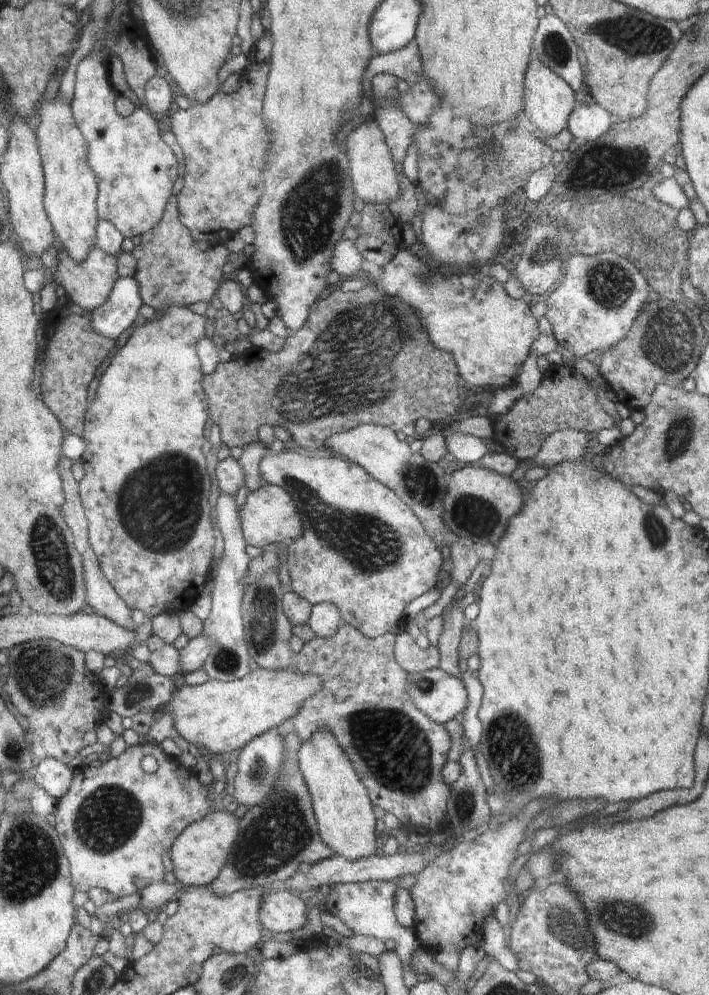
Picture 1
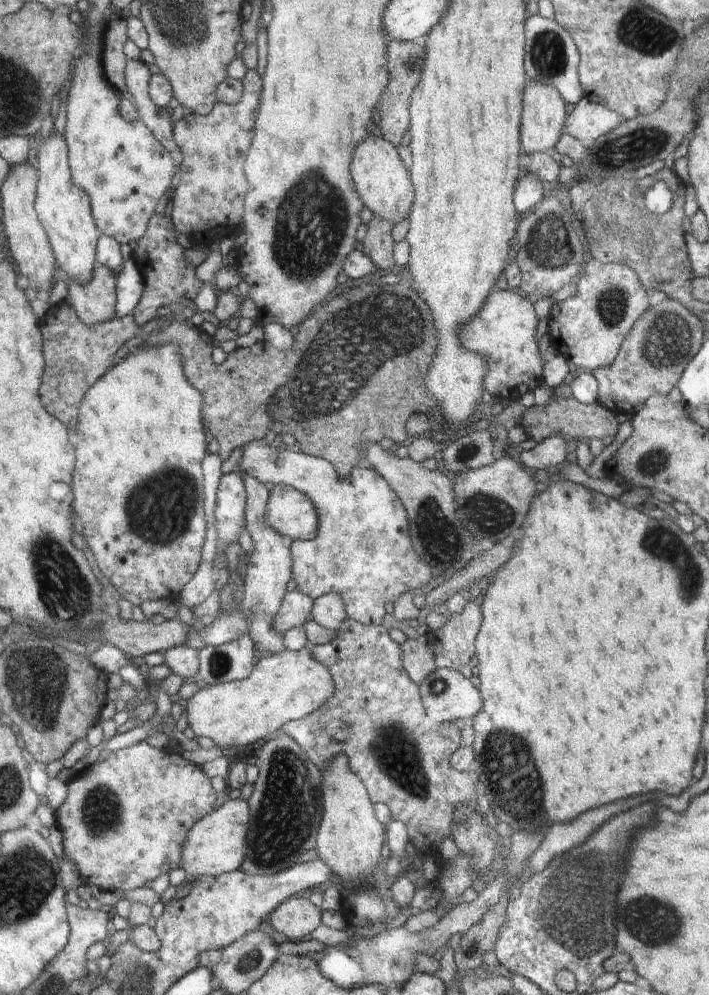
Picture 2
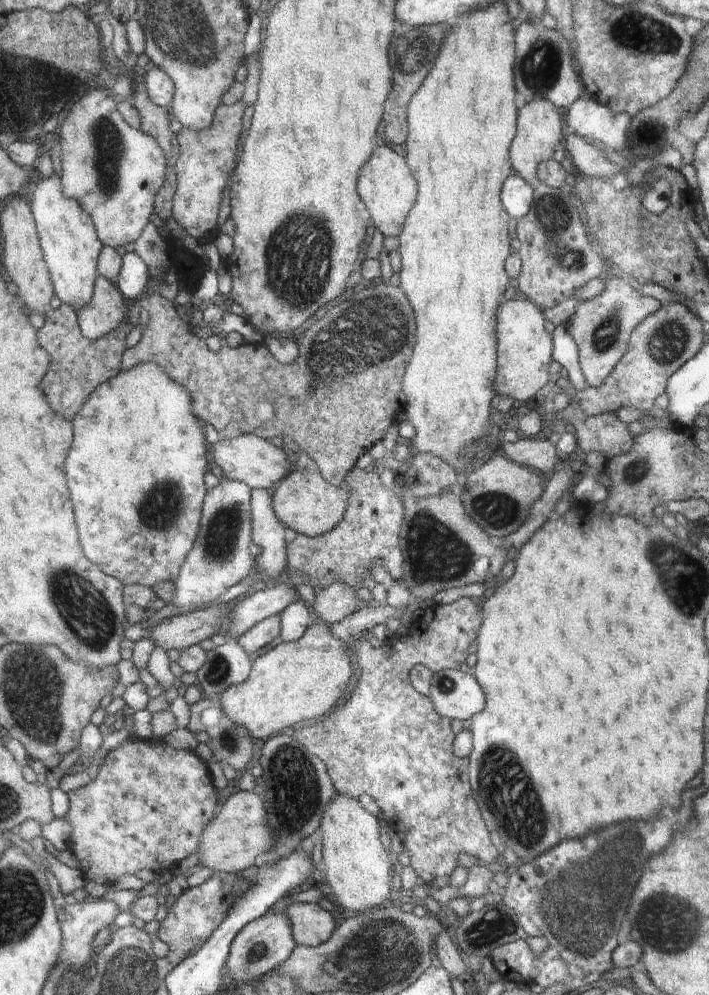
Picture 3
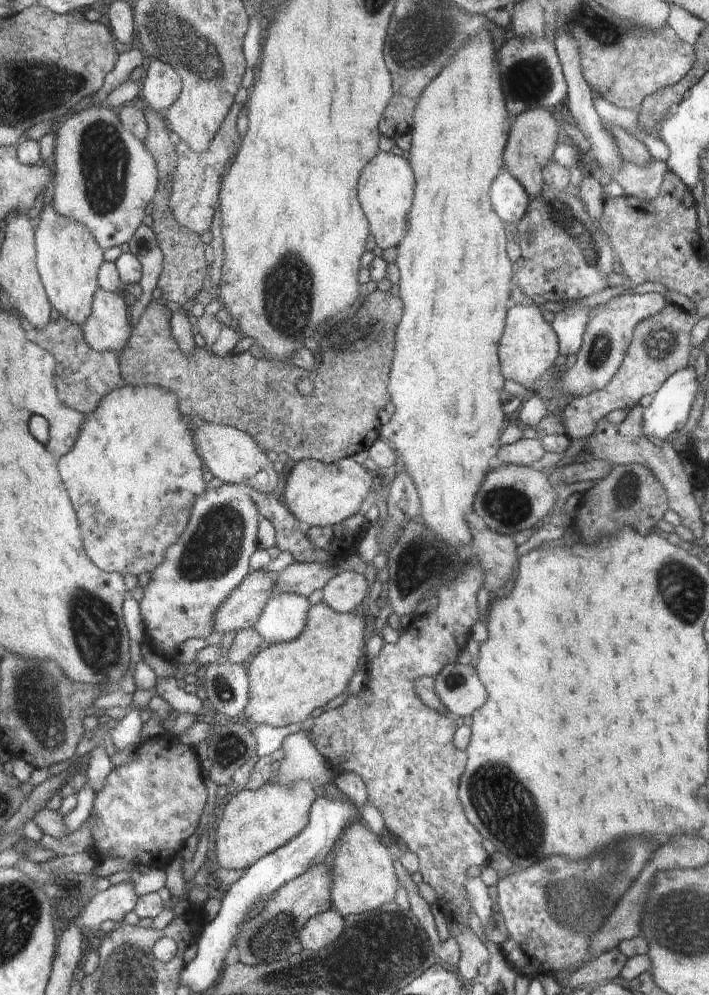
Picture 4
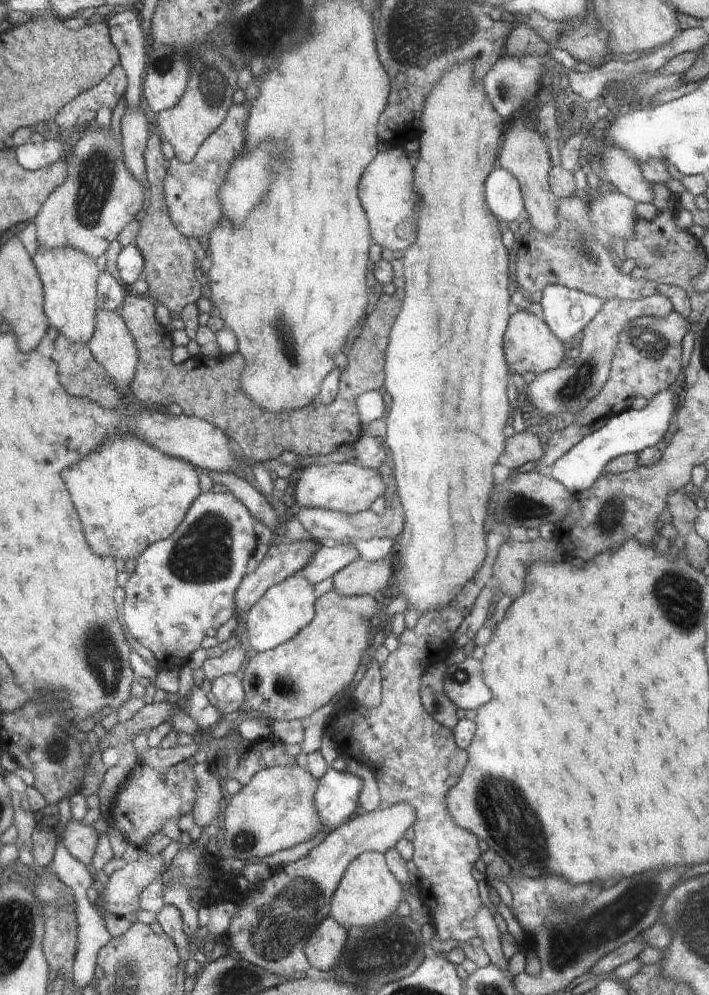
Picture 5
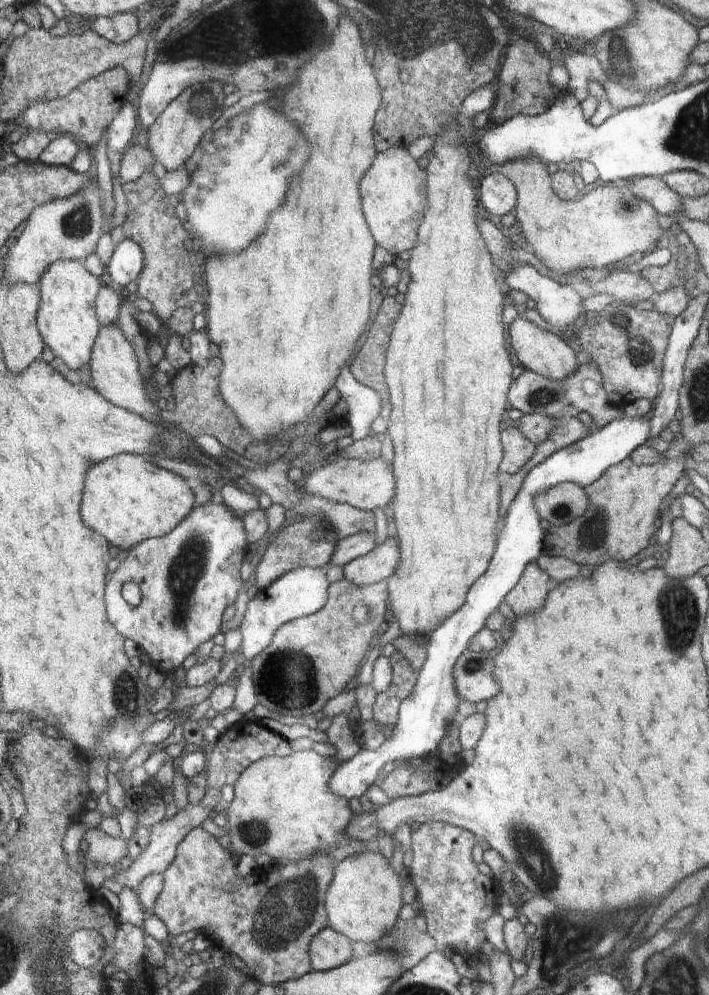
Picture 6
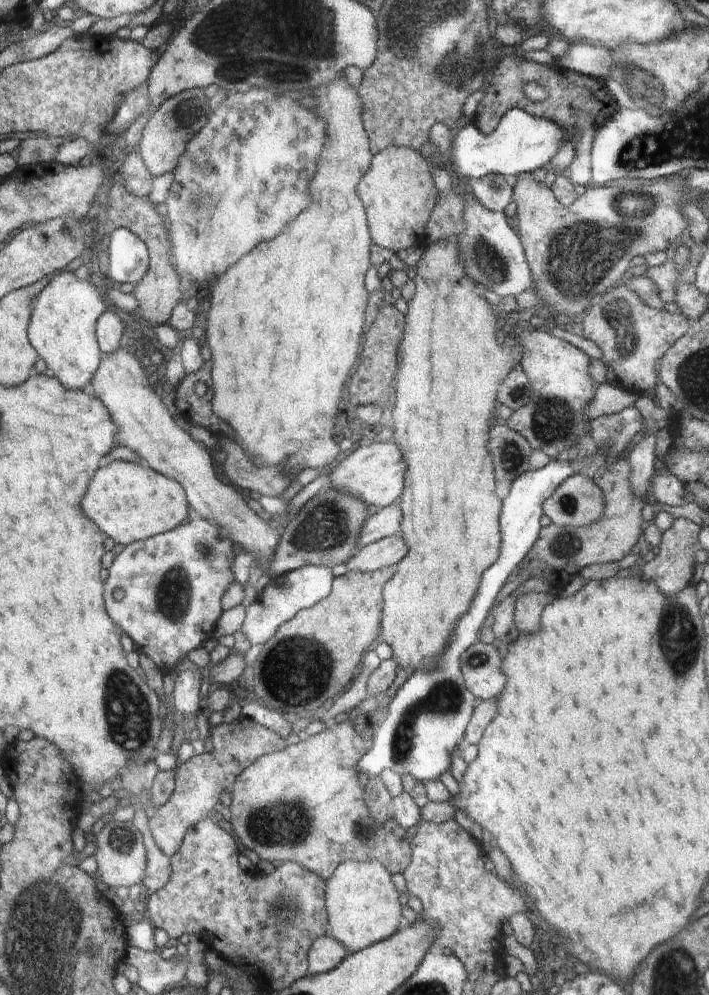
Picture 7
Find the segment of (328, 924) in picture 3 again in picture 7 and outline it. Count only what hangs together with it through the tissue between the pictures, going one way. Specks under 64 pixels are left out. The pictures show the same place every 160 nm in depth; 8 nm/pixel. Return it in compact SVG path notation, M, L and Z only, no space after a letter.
M329 934L320 937L307 955L307 976L329 973L342 964L348 954L347 948Z

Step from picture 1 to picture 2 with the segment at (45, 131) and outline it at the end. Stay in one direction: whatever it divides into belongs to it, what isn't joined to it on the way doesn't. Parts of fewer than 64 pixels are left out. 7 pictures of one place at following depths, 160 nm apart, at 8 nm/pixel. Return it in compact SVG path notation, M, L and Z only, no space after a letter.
M54 129L52 134L48 134L44 140L40 140L38 138L38 144L33 142L36 146L38 146L38 194L36 194L35 198L35 211L38 217L38 220L42 223L44 230L47 231L47 237L50 239L52 250L56 255L56 262L60 263L60 268L67 274L68 277L72 277L77 283L80 285L88 285L93 280L94 270L96 269L96 262L98 262L96 250L98 250L98 230L96 230L97 223L95 222L94 212L91 210L91 197L84 189L81 189L78 186L71 175L71 167L70 167L70 151L67 149L67 141L64 136Z

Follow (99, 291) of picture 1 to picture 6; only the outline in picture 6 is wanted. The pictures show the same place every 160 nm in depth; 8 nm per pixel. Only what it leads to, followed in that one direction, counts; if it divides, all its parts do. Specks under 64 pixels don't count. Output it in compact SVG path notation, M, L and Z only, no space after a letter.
M117 325L104 326L95 342L94 356L90 364L90 386L94 387L111 404L131 411L132 414L138 414L142 418L146 418L148 422L154 422L160 426L164 422L156 422L156 418L154 418L154 406L150 404L150 400L144 392L144 382L142 382L142 376L138 370L136 356L130 342L126 340Z

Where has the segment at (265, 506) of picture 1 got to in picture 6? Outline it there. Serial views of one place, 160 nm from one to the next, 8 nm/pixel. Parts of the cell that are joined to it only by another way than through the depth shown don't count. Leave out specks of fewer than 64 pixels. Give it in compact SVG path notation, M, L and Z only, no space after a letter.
M336 455L335 460L326 466L316 468L303 489L305 496L322 496L331 502L347 503L362 511L374 511L384 508L395 498L395 478L392 478L390 466L382 460L382 456L372 460L355 460Z

